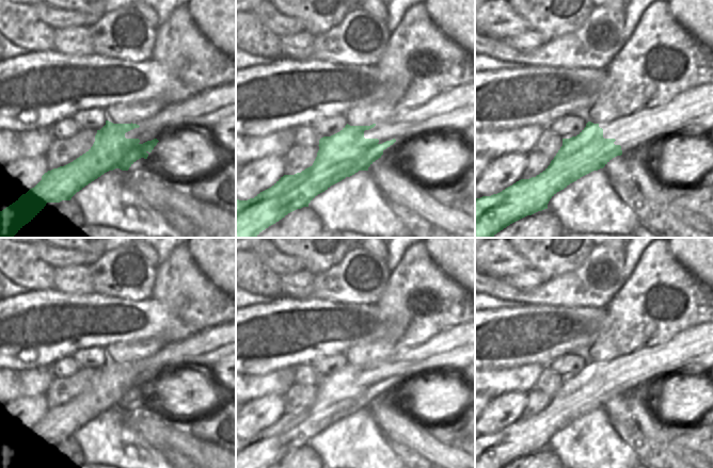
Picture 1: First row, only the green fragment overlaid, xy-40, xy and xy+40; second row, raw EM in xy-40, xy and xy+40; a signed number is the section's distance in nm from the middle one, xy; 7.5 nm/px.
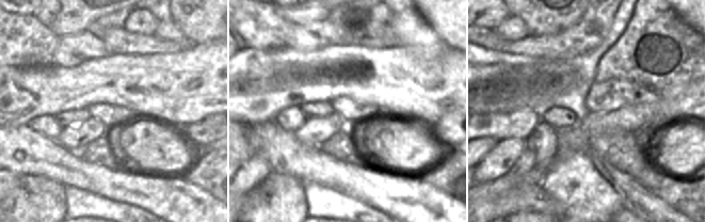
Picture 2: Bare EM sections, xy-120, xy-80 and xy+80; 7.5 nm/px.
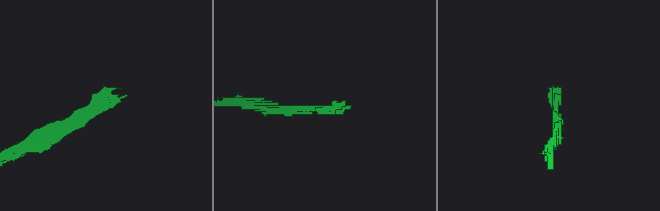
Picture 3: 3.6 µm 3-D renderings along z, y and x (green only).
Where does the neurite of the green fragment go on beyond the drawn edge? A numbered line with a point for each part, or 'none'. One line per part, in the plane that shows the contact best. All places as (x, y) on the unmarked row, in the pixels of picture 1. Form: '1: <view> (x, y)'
1: xy (454, 349)

